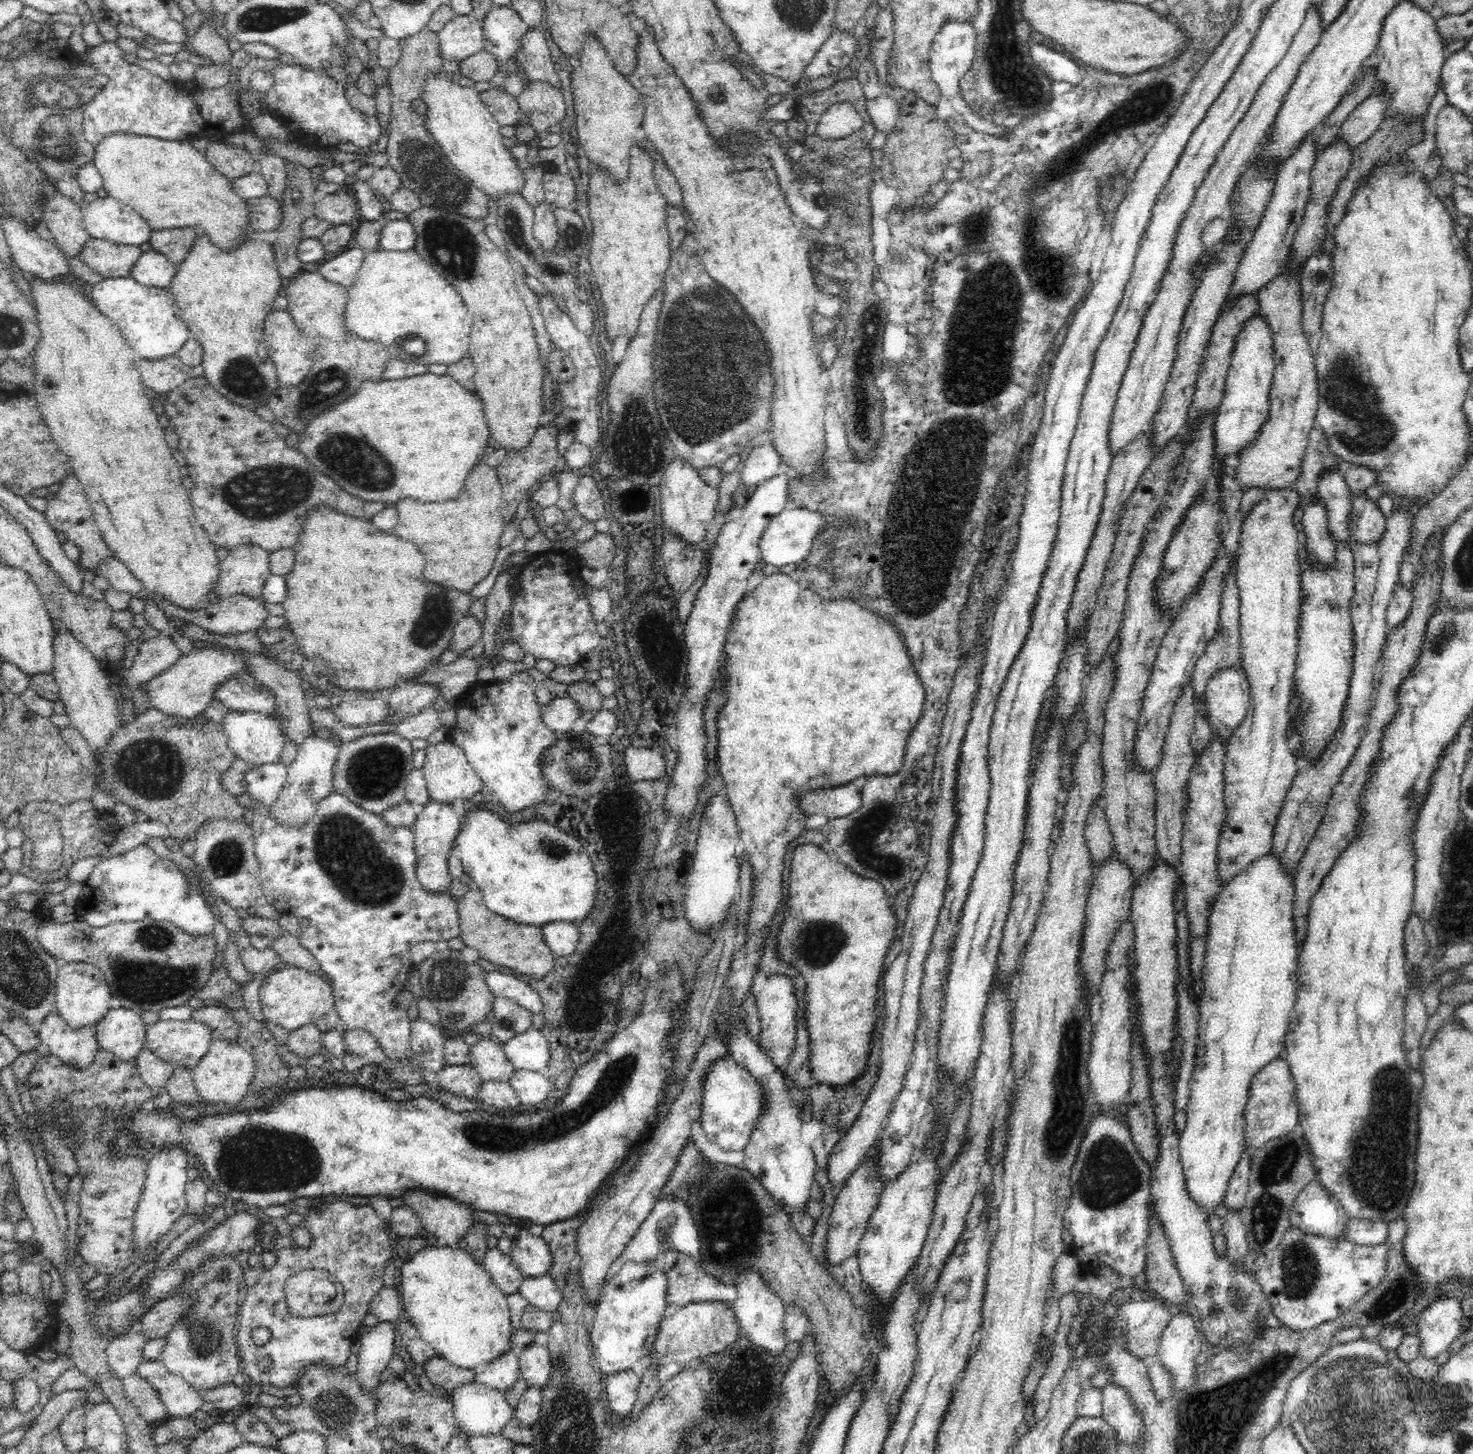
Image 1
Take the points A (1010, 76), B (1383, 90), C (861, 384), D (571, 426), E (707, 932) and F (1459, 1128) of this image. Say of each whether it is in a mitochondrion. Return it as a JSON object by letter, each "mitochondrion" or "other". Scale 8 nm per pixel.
{"A":"mitochondrion","B":"other","C":"mitochondrion","D":"other","E":"other","F":"other"}

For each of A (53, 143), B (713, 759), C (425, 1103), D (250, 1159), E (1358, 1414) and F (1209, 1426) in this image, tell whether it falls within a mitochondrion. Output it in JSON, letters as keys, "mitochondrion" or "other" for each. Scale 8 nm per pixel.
{"A":"mitochondrion","B":"other","C":"other","D":"mitochondrion","E":"mitochondrion","F":"mitochondrion"}

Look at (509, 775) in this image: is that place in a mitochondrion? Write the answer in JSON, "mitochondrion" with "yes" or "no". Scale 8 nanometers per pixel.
{"mitochondrion":"no"}

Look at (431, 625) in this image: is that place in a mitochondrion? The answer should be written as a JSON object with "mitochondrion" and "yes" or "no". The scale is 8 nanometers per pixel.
{"mitochondrion":"yes"}

